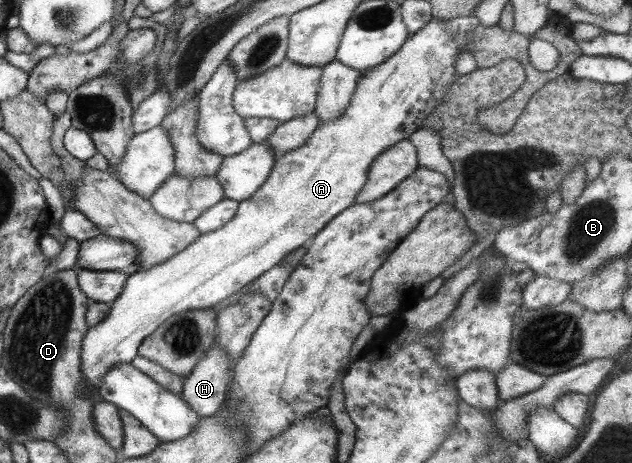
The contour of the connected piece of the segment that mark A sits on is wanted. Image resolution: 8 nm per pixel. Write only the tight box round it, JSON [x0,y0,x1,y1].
[80,17,461,396]

